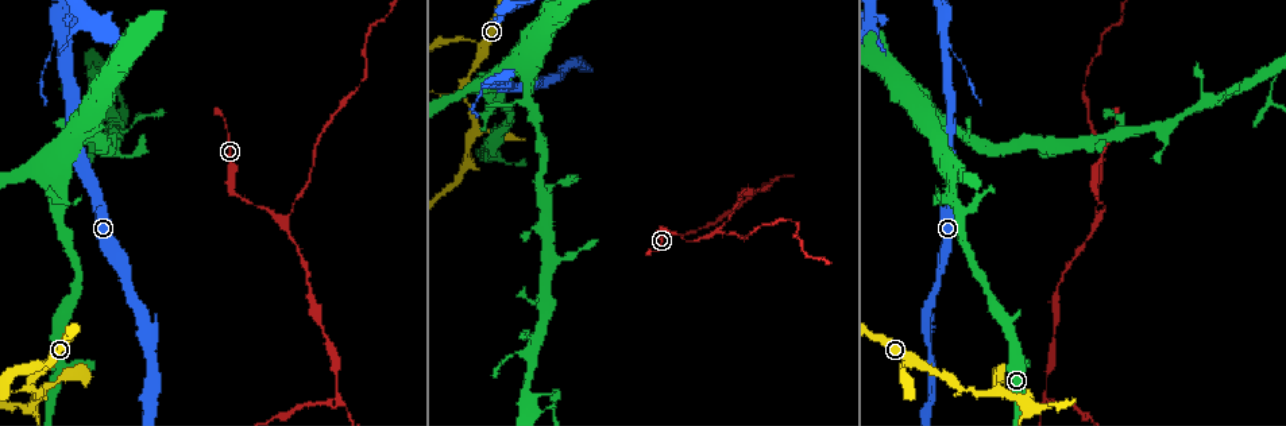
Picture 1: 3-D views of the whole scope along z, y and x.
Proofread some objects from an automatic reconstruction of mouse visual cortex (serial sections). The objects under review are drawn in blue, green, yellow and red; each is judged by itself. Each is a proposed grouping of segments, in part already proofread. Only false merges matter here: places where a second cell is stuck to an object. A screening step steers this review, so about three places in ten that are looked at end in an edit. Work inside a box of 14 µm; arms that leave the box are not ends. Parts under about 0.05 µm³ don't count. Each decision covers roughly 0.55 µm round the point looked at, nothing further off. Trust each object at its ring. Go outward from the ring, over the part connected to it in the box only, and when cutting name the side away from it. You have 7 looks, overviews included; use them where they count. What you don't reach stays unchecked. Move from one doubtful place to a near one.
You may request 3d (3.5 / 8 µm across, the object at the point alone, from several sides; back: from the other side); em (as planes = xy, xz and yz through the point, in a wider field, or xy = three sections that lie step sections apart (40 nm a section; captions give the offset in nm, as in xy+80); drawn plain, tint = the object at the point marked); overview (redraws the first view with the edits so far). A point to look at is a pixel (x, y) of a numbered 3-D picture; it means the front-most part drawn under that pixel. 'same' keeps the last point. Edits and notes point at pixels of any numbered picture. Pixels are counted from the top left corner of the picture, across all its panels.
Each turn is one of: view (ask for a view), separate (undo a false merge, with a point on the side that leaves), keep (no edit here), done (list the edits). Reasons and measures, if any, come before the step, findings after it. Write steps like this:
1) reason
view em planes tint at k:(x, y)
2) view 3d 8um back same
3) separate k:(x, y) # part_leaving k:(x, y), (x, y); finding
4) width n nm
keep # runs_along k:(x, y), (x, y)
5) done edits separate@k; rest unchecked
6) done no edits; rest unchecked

a narrow waist
view 3d 3.5um at 1:(35, 388)

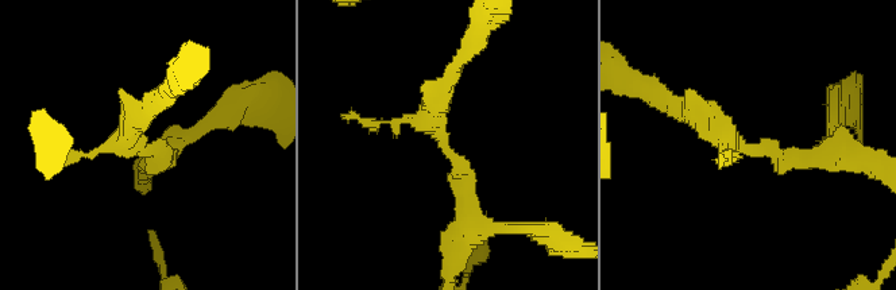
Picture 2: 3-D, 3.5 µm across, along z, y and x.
keep # runs_along 2:(692, 111), (744, 149), (841, 149); one cell here

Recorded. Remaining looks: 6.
view 3d 3.5um at 1:(462, 168)

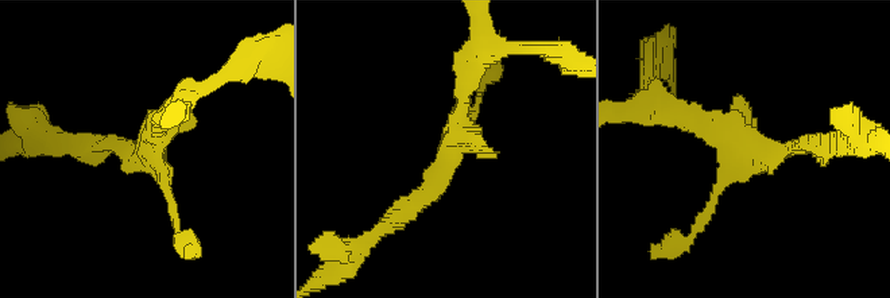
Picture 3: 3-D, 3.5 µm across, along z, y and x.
keep # runs_along 3:(472, 77), (438, 188), (402, 215); continuous, no second cell

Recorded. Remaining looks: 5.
branch point
view 3d 3.5um at 1:(943, 24)

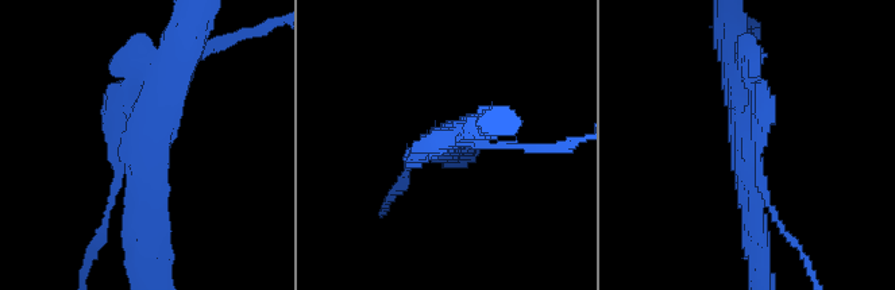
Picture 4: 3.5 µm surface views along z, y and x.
separate 4:(101, 232) # a second cell is stuck on

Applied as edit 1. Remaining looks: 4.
done edits separate@4; rest unchecked

